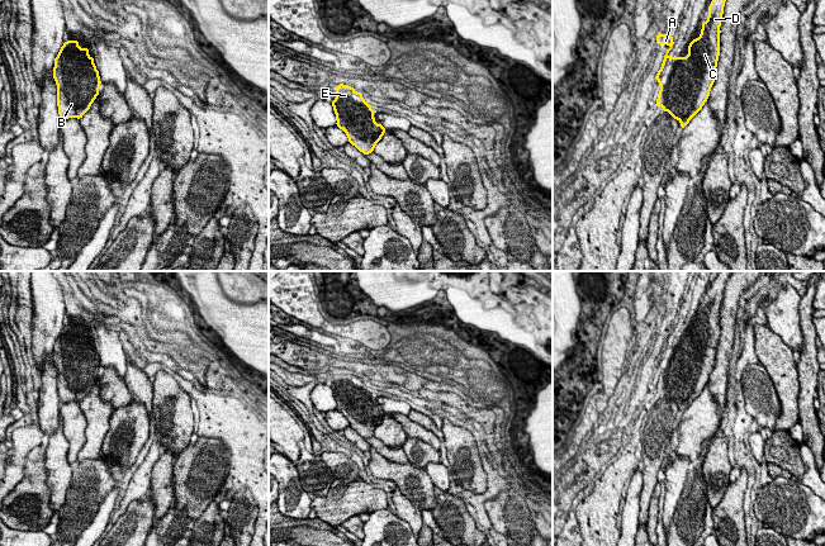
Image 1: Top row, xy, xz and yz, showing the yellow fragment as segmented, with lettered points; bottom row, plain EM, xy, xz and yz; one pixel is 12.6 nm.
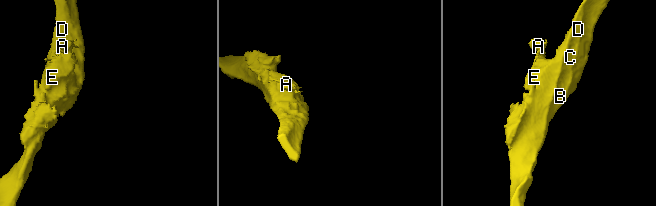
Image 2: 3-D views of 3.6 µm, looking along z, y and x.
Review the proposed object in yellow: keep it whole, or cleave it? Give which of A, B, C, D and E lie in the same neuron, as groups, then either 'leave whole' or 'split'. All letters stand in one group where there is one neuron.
A B C D E | leave whole

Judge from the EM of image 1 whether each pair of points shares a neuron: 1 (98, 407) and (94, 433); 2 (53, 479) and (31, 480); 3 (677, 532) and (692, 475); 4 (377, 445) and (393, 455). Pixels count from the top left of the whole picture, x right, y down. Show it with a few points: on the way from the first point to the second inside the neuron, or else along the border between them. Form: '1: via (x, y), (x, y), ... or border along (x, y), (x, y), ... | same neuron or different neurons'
1: via (98, 413), (98, 427) | same neuron
2: border along (44, 450), (46, 484), (52, 508) | different neurons
3: via (688, 518), (692, 506), (692, 489) | same neuron
4: via (380, 447), (389, 454) | same neuron

